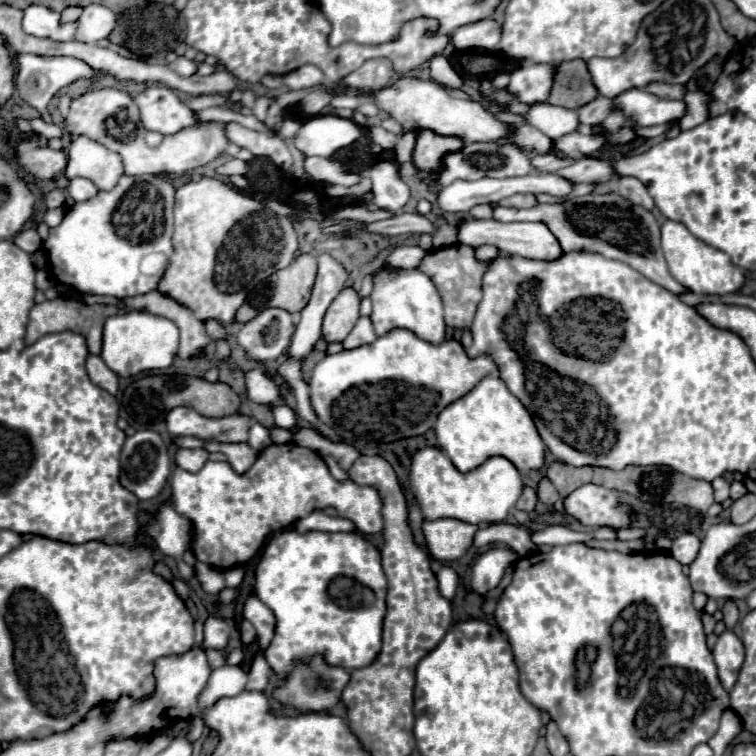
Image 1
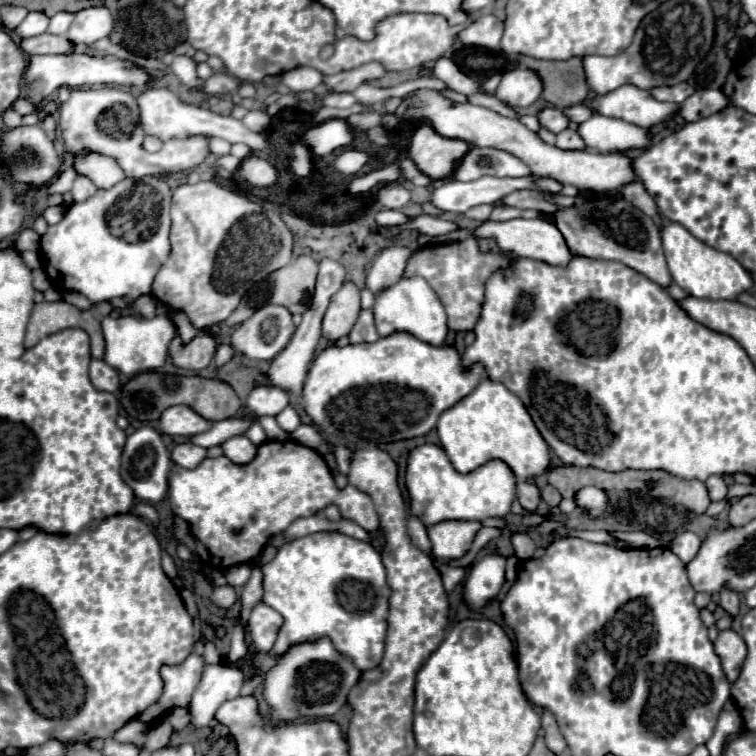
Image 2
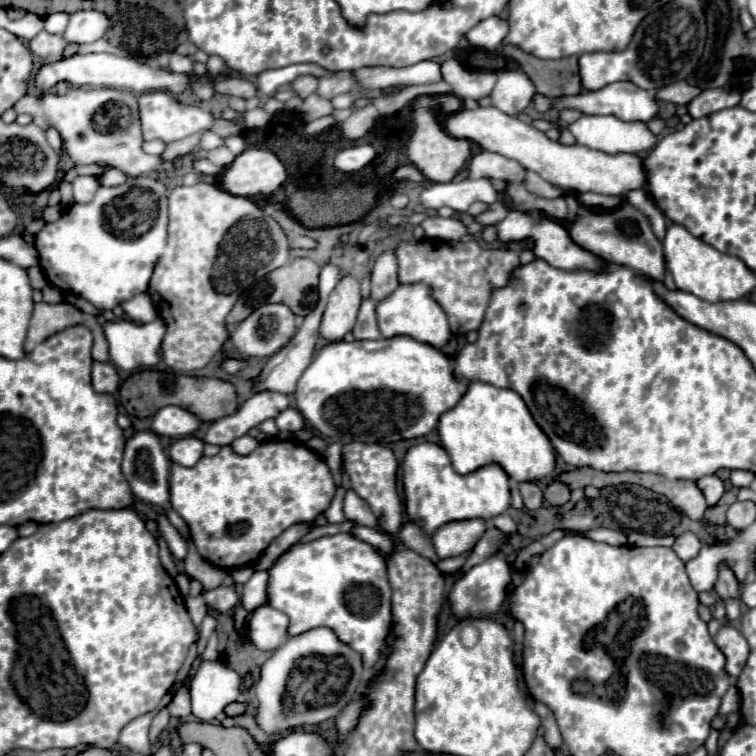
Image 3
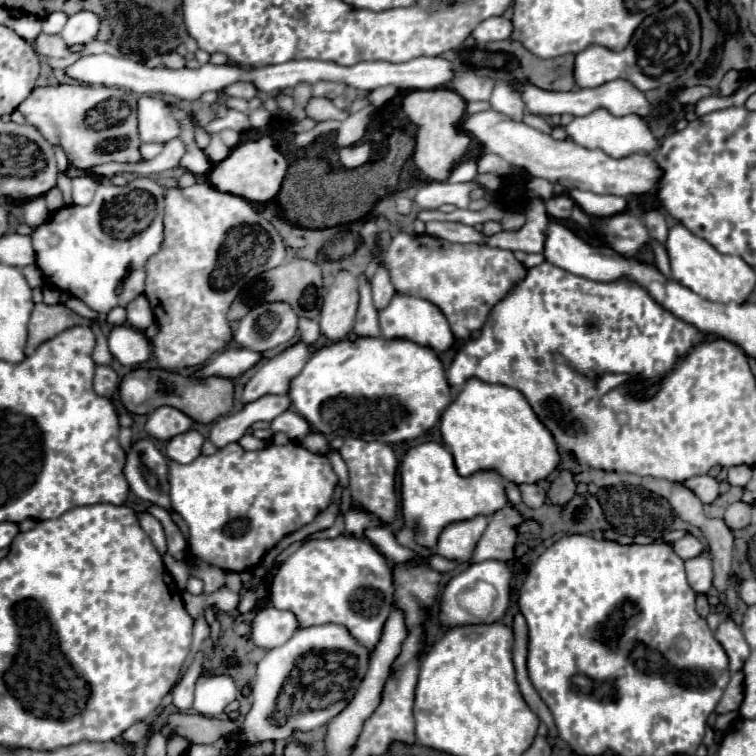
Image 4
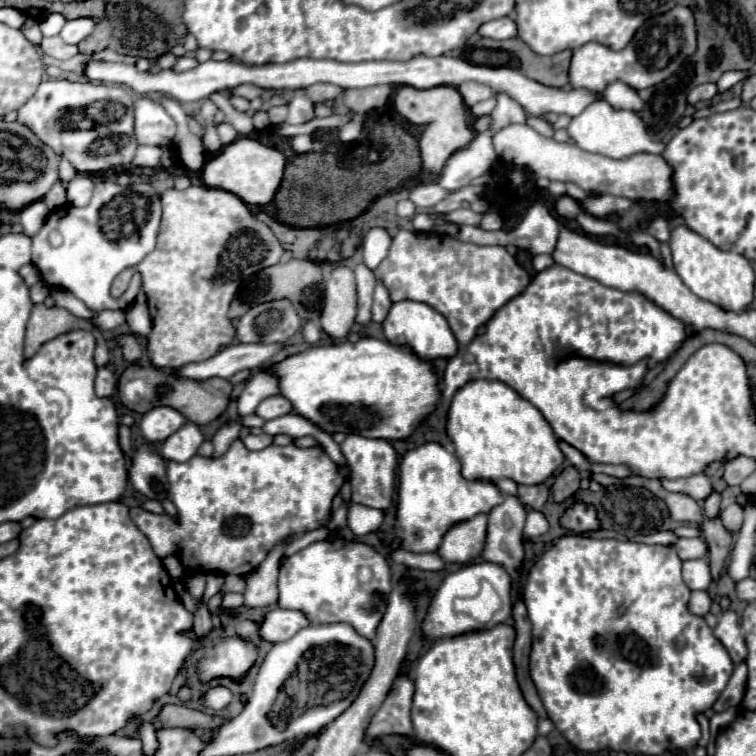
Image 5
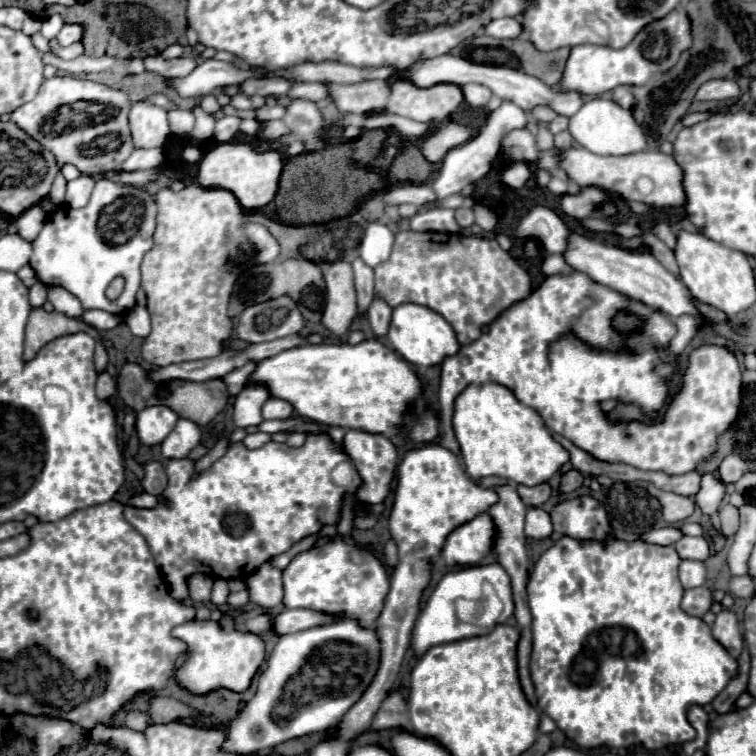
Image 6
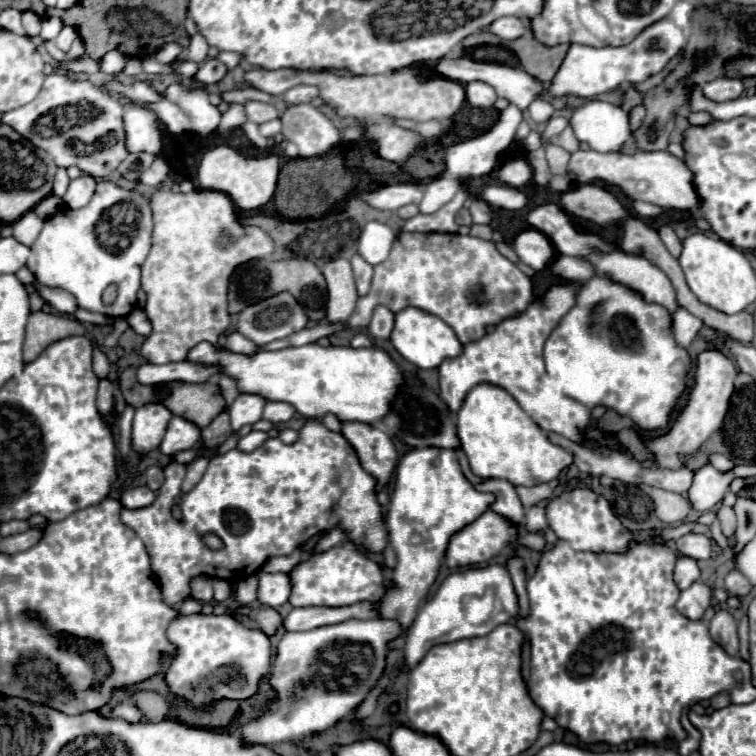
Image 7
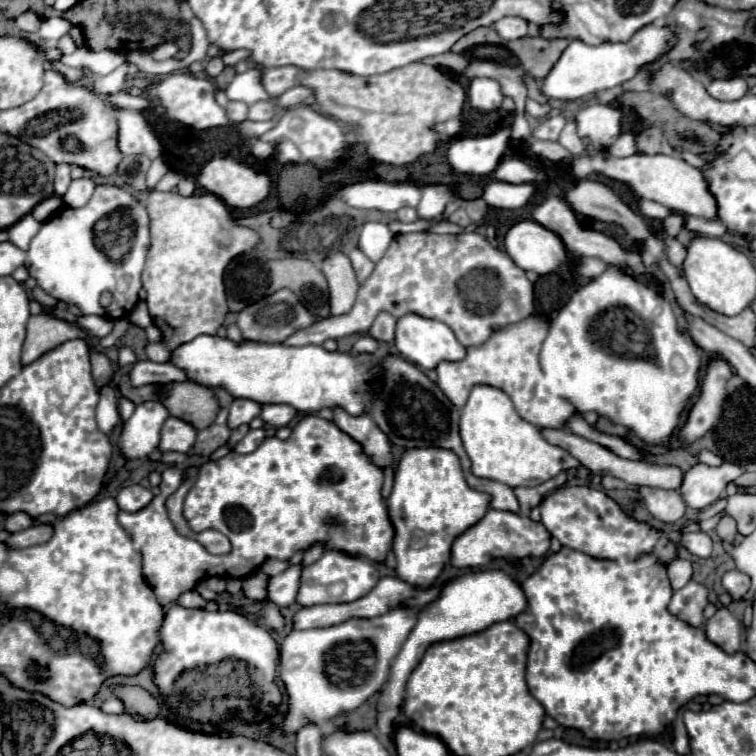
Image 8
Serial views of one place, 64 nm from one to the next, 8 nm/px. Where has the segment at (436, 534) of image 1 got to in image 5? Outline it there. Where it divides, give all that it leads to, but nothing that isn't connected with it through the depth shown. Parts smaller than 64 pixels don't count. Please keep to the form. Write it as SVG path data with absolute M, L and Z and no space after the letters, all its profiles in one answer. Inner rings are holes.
M478 514L466 522L452 526L438 548L438 556L446 564L474 562L482 554L486 540L486 526L488 526L486 514Z

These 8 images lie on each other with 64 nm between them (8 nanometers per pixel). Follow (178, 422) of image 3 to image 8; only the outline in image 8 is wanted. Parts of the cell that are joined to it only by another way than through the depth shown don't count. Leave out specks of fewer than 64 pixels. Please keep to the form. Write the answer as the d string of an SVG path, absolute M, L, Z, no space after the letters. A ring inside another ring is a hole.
M142 402L134 414L122 424L118 448L126 460L144 458L158 448L162 422L168 418L168 410L162 402Z

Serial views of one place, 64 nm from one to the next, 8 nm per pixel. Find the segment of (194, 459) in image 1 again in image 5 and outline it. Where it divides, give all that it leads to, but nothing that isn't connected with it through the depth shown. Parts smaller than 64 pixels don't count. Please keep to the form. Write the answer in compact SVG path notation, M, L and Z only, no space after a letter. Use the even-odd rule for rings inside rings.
M186 422L182 428L178 428L172 436L168 436L164 440L164 446L162 446L162 456L166 460L174 460L174 462L186 462L190 460L198 446L204 442L204 436L202 432L198 430L196 424L192 422Z

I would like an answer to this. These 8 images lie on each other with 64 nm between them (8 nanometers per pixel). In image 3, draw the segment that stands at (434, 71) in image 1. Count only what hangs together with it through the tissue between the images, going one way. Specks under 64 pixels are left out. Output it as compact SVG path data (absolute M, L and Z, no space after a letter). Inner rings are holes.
M444 60L442 62L442 76L452 86L452 92L460 98L480 100L488 96L496 84L494 72L484 70L466 70L460 66L458 60Z

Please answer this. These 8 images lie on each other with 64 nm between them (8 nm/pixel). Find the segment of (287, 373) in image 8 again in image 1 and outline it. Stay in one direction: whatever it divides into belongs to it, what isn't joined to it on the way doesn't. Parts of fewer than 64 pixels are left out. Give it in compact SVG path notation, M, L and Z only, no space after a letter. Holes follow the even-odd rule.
M392 330L380 336L372 344L358 346L354 350L342 350L336 354L326 354L312 370L308 388L314 414L326 426L330 426L344 442L360 446L362 444L384 444L396 442L400 438L412 438L428 432L438 414L458 398L466 396L484 376L496 374L494 362L486 356L468 358L462 344L456 340L446 340L438 346L420 340L410 330Z

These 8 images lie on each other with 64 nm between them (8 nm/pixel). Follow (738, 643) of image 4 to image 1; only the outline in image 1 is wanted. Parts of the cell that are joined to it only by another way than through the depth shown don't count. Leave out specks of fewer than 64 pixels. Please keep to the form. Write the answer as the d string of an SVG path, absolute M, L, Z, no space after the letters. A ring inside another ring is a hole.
M724 630L718 636L718 642L712 652L714 652L716 666L718 666L718 676L724 684L724 688L730 690L734 686L740 666L744 662L744 644L732 630Z

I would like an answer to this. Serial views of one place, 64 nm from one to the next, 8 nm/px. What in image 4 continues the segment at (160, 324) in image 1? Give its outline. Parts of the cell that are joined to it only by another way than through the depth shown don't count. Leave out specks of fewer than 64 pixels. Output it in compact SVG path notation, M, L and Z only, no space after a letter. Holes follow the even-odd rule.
M152 324L148 330L134 330L130 326L114 326L108 336L108 346L114 358L128 368L136 368L146 362L152 354L150 338L154 338L158 326Z

